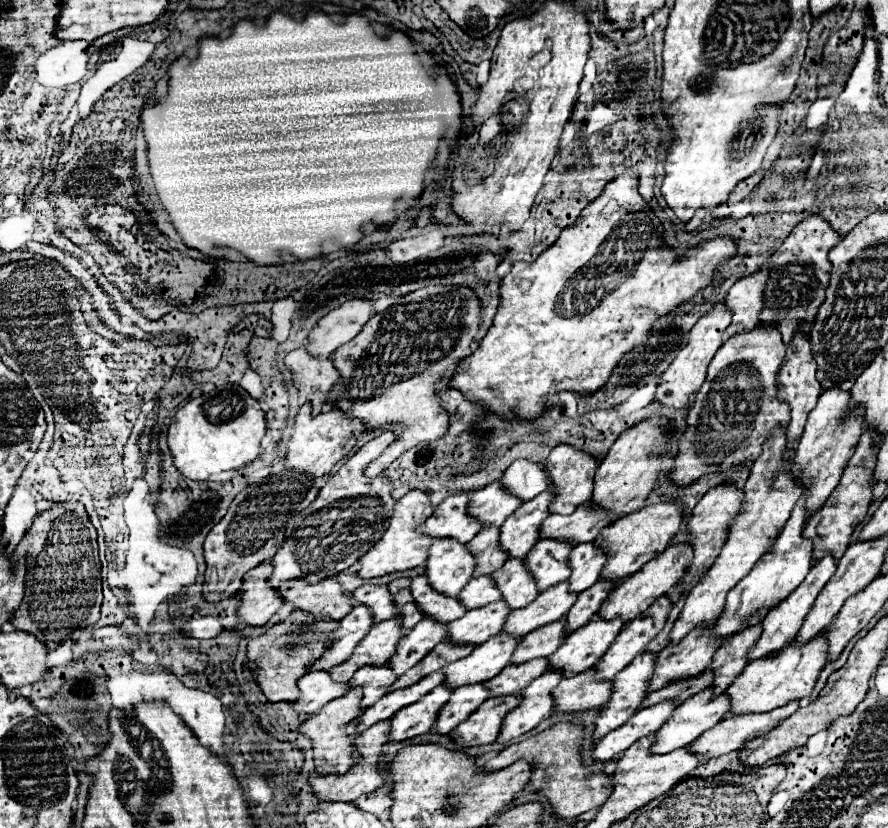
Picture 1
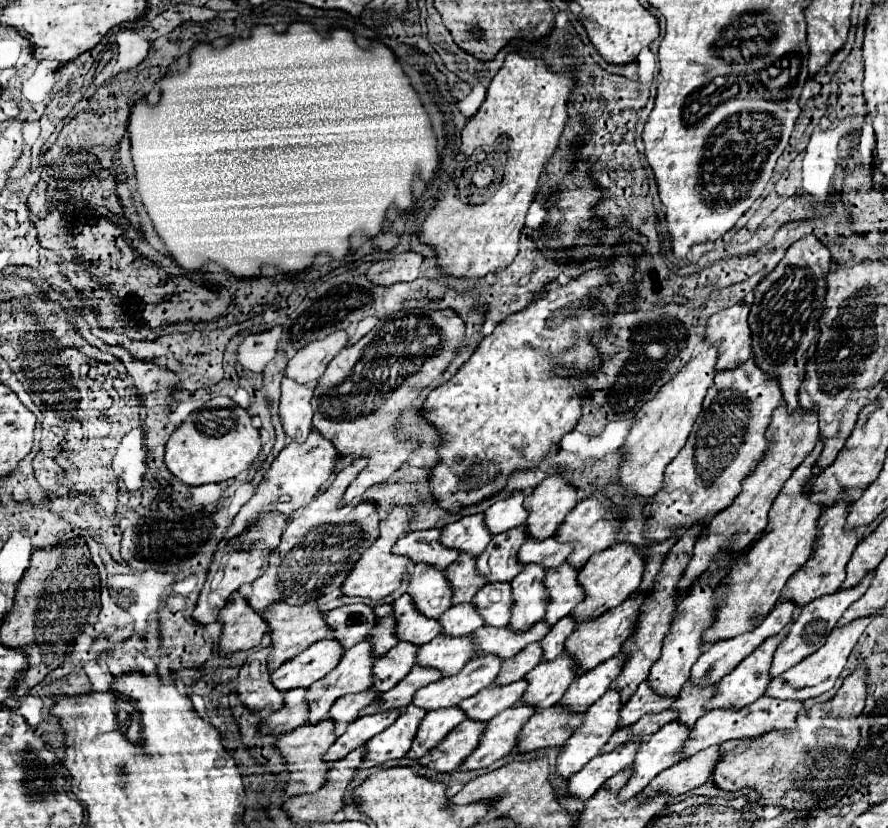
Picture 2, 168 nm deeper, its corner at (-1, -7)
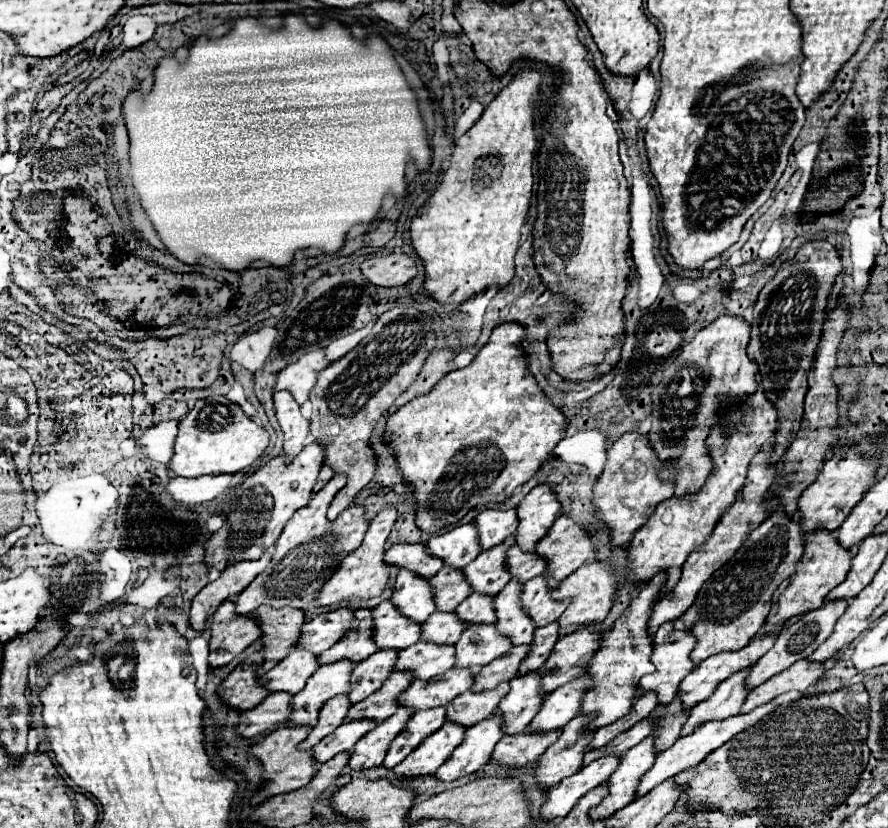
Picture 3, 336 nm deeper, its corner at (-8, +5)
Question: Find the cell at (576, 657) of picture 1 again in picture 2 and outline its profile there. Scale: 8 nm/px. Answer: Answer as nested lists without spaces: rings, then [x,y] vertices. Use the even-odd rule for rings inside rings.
[[[559,655],[555,661],[543,661],[525,675],[529,687],[521,703],[529,703],[535,711],[555,705],[567,687],[575,681],[575,661],[569,655]]]

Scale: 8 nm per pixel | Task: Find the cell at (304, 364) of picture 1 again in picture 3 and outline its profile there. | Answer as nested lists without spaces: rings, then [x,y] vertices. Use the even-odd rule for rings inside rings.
[[[288,391],[274,393],[276,419],[284,431],[286,463],[310,441],[310,421],[300,413],[300,405]]]

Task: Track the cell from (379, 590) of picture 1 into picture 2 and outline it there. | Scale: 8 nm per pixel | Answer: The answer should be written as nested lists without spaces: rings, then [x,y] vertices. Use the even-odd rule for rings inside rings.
[[[355,603],[329,611],[325,623],[333,629],[333,639],[337,639],[341,647],[349,649],[355,643],[369,639],[369,631],[375,627],[375,615],[369,605]]]

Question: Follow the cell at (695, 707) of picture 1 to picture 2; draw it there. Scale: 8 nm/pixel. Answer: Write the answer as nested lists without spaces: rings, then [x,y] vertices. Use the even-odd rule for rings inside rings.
[[[677,721],[667,723],[657,733],[647,737],[635,755],[635,761],[631,765],[631,777],[627,785],[619,791],[619,801],[629,801],[635,795],[639,795],[655,775],[671,767],[681,757],[681,745],[689,737],[689,729],[679,725]]]

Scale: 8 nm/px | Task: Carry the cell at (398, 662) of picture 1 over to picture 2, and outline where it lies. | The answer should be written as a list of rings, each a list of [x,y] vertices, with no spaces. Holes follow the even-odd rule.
[[[397,643],[389,653],[379,657],[373,663],[373,691],[383,693],[395,687],[415,665],[415,655],[417,655],[417,645],[411,643]]]

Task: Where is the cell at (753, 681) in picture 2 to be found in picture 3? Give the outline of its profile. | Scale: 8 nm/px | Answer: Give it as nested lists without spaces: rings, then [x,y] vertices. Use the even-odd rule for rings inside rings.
[[[752,665],[730,675],[728,679],[724,679],[716,691],[700,701],[692,711],[688,721],[684,723],[682,735],[688,735],[696,725],[704,723],[704,721],[712,721],[712,719],[726,719],[730,715],[738,715],[746,697],[748,697],[748,687],[746,687],[746,677],[752,671]]]

